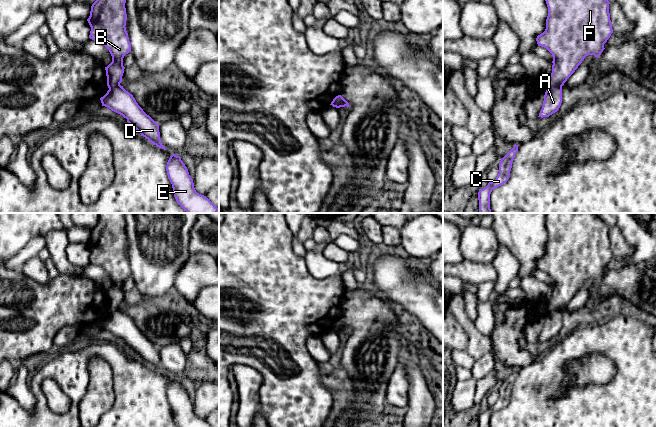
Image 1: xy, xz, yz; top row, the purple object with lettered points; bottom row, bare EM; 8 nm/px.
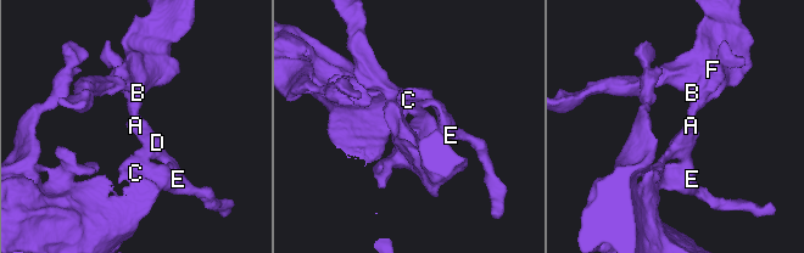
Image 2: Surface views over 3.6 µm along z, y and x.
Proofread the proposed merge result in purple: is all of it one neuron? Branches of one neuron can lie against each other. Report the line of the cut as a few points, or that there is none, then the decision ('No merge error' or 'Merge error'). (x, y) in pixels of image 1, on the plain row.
Split along yz (549, 310), (561, 311). Merge error

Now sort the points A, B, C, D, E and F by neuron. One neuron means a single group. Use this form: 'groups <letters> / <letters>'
groups A C D E / B F

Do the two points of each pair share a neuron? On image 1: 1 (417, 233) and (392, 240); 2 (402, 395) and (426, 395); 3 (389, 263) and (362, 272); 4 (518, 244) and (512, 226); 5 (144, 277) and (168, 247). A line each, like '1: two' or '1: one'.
1: two
2: two
3: two
4: one
5: one

